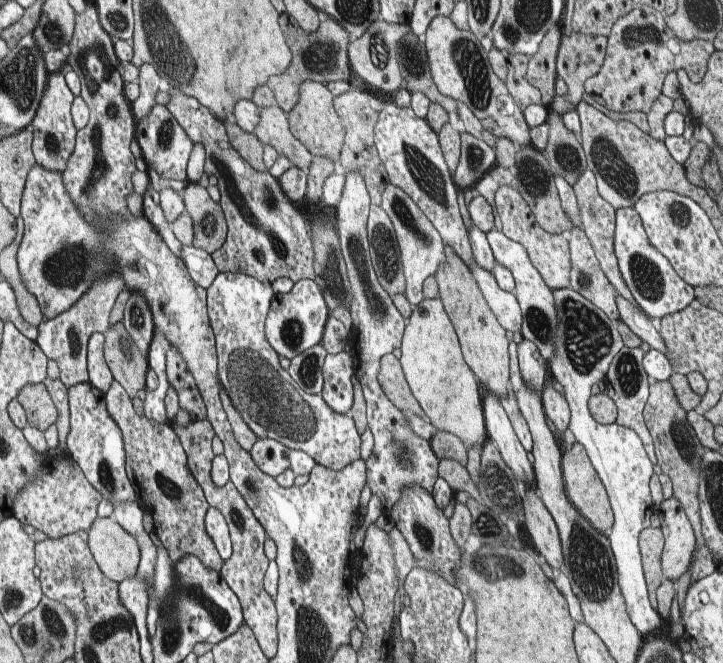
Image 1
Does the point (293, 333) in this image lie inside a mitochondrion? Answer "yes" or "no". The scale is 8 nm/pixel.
yes

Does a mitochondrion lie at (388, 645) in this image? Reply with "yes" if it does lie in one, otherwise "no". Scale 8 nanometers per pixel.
no

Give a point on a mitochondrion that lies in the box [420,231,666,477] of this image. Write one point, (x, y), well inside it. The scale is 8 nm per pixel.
(586, 336)

